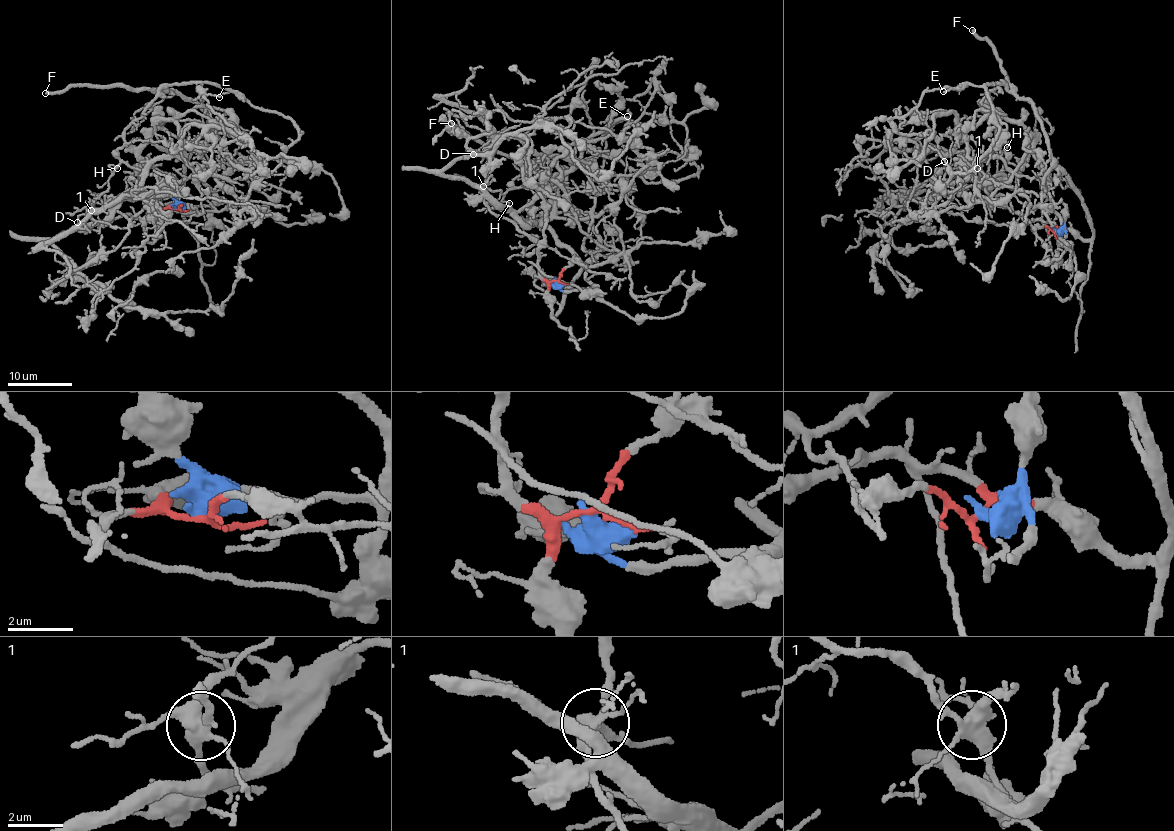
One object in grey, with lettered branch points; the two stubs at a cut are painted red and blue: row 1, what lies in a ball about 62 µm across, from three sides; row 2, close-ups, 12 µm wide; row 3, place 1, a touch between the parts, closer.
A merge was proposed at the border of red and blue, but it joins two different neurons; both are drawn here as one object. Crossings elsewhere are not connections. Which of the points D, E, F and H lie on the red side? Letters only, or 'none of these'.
E, F, H

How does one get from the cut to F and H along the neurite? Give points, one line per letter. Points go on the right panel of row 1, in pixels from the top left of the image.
F: (1055, 231), (1092, 237), (1083, 198), (1055, 160), (1041, 120), (1007, 81), (995, 47), (972, 30)
H: (1055, 231), (1089, 238), (1090, 217), (1030, 102), (1002, 84), (989, 92), (988, 119), (995, 145), (1006, 148)

